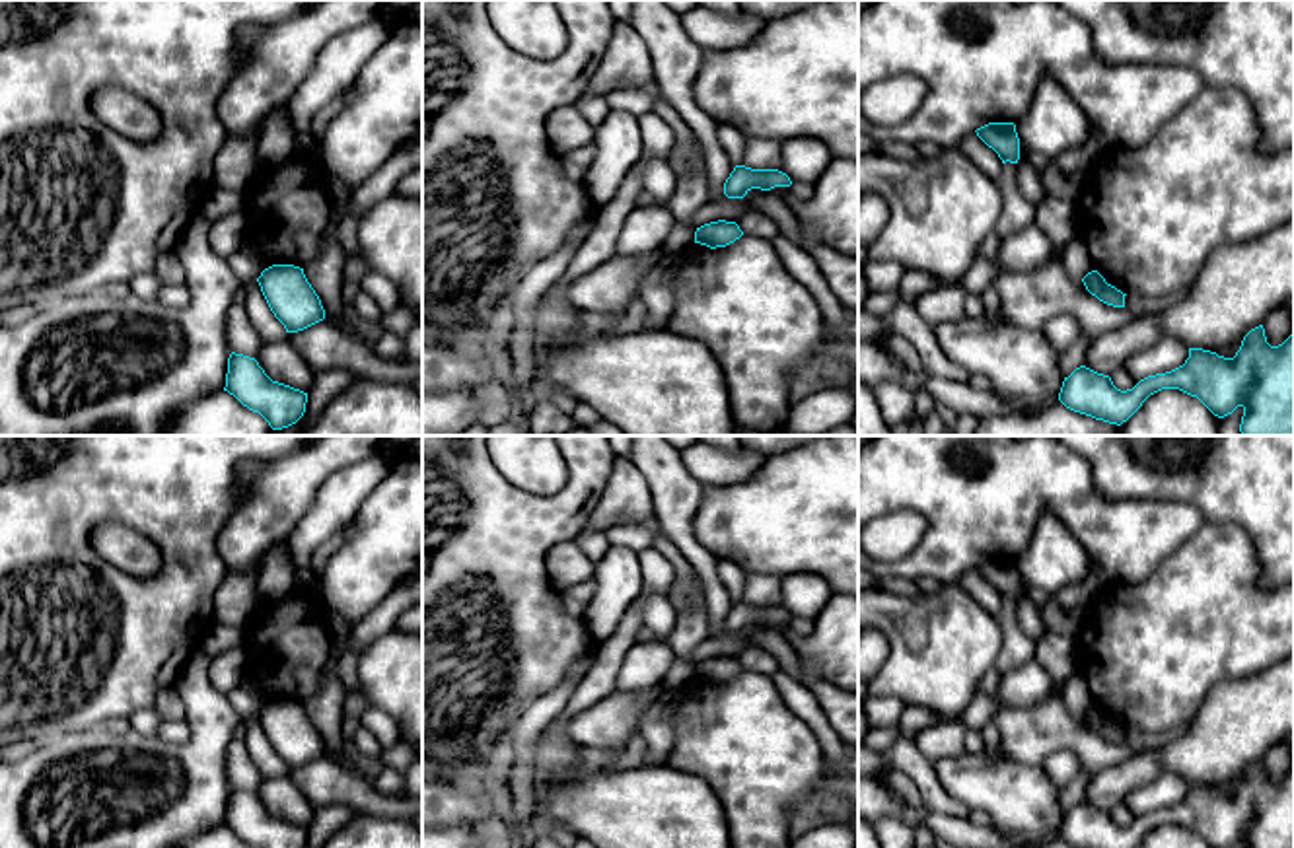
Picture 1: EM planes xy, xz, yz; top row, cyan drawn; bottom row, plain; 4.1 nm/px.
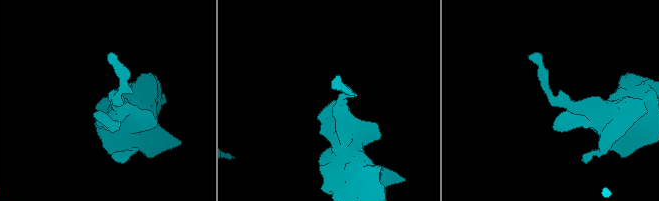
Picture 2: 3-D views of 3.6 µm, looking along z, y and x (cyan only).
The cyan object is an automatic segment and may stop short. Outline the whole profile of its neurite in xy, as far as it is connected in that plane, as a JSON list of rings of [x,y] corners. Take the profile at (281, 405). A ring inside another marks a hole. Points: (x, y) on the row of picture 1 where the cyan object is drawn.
[[[230,354],[224,391],[259,412],[272,430],[296,424],[306,412],[307,393],[272,381],[255,358],[243,354]]]

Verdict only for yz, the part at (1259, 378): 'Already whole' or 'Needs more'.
Already whole

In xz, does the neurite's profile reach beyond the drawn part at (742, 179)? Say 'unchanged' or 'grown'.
unchanged

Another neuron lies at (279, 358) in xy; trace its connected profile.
[[[286,338],[265,340],[257,362],[272,381],[290,385],[304,393],[307,393],[313,385],[315,371]]]

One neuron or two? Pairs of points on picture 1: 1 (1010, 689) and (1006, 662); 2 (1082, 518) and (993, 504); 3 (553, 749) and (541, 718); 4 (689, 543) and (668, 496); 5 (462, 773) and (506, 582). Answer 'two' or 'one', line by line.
1: two
2: one
3: two
4: one
5: two

